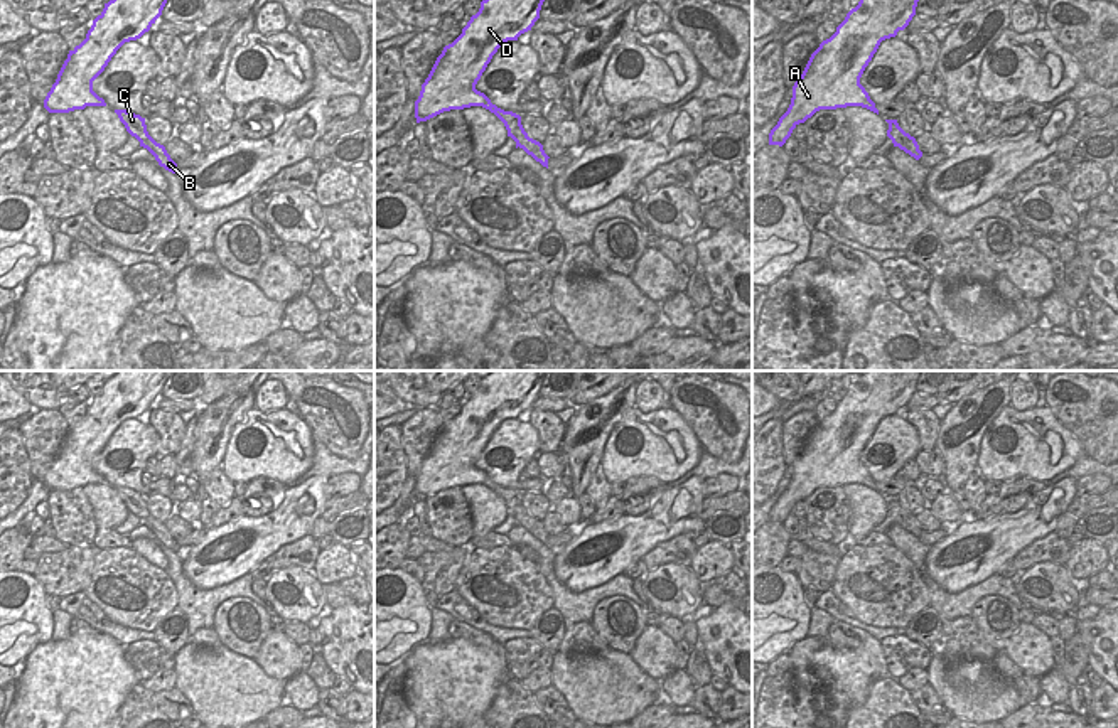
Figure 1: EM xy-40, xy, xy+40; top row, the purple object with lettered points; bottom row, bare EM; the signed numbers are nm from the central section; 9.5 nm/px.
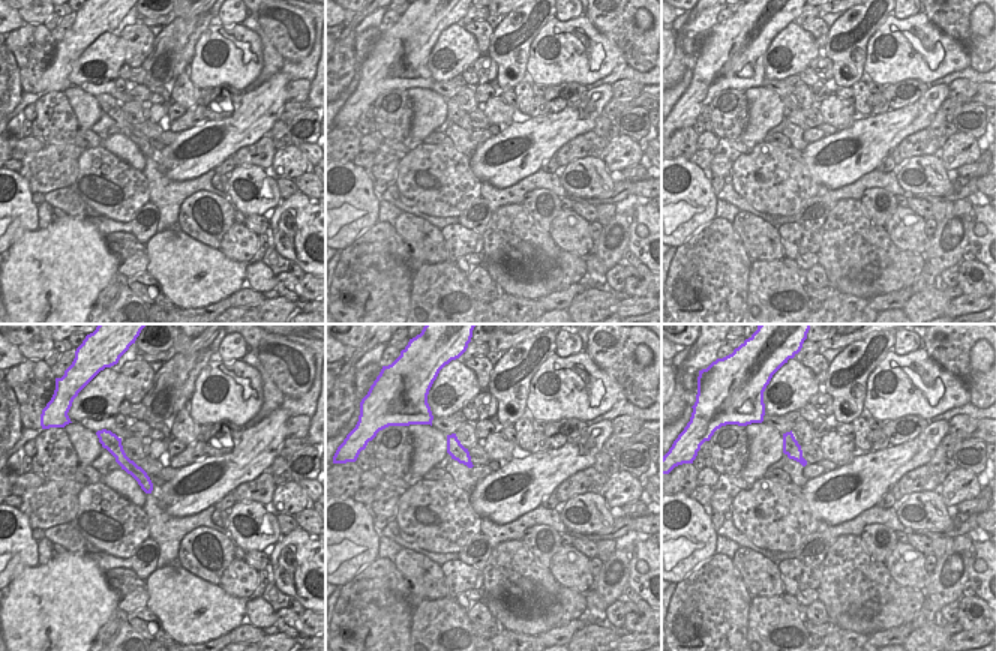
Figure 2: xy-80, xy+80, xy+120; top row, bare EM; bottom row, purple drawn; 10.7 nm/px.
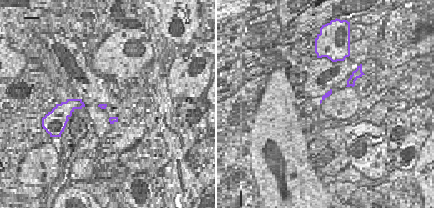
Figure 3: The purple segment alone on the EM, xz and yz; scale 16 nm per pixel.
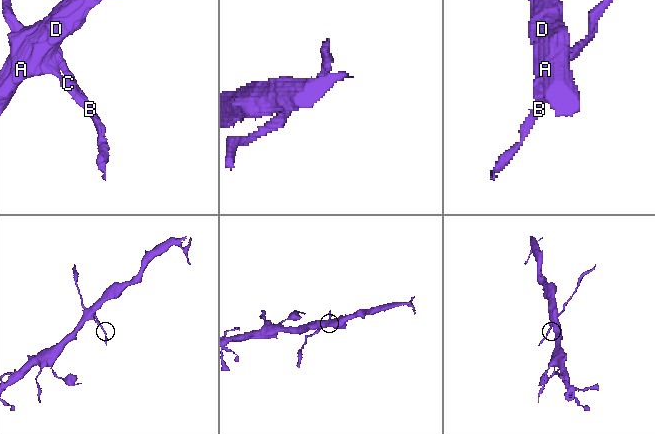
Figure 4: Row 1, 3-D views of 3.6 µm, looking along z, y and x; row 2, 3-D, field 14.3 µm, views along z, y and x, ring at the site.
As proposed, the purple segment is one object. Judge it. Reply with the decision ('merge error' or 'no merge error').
merge error

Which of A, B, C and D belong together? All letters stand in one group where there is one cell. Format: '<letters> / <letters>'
A D / B C

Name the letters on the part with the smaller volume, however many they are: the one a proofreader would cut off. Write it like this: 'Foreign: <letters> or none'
Foreign: B, C

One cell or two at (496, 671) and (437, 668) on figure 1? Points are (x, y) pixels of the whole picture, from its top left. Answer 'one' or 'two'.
one

